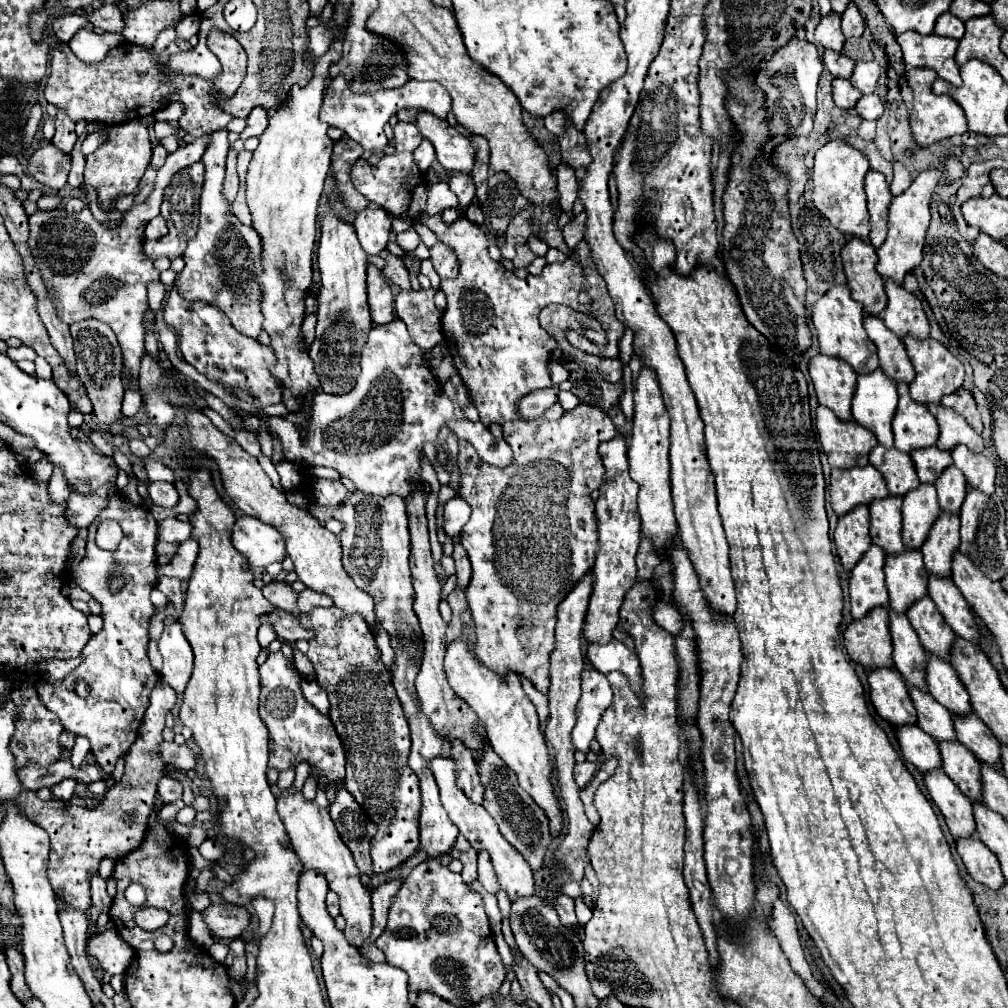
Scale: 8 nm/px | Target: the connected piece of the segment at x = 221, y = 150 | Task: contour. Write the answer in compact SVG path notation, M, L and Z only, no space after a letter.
M228 130L212 132L212 140L202 156L206 164L204 174L204 190L200 196L200 222L198 232L192 240L188 240L182 260L186 268L176 276L174 286L178 288L180 296L186 300L200 300L220 308L234 328L250 338L258 338L262 332L262 290L256 282L262 272L262 240L252 226L244 226L232 210L232 204L224 198L224 162L228 154Z

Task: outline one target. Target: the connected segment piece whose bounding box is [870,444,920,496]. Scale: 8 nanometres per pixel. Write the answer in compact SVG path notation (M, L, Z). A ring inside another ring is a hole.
M878 444L870 452L870 462L882 472L888 490L896 496L904 496L910 488L916 488L920 484L912 458L906 452L884 448L882 444Z

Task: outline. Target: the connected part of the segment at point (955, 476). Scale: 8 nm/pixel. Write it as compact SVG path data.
M948 466L938 480L934 482L938 490L938 504L942 510L960 512L962 500L966 496L966 480L964 474L956 466Z

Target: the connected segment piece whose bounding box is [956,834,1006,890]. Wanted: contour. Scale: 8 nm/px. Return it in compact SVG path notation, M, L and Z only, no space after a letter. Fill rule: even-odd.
M972 834L968 838L960 838L956 842L956 850L966 864L968 874L976 882L980 882L992 890L998 890L1000 886L1004 886L1006 878L1002 876L996 854L992 850L988 850L988 846L984 846L984 842L978 836Z

